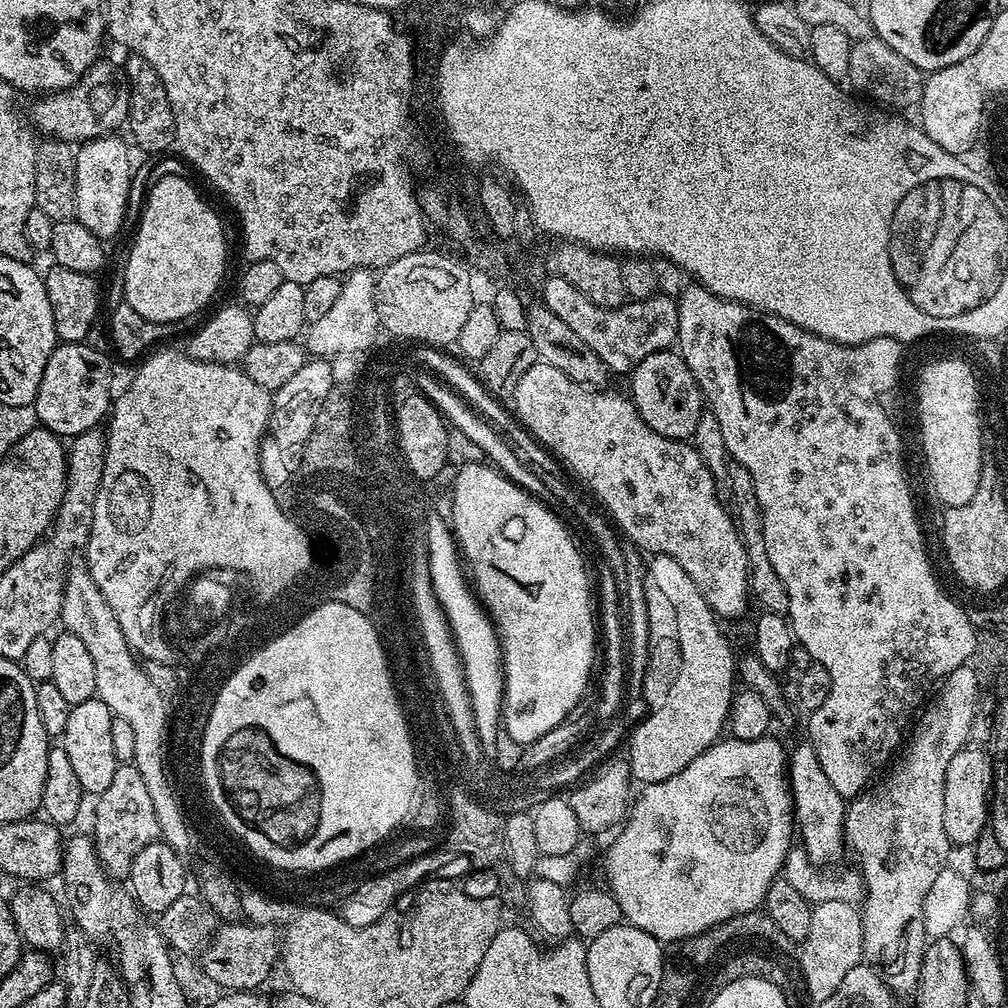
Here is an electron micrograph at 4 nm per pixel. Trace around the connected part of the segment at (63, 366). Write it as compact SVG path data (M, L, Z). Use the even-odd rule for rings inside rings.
M88 342L78 344L57 343L56 349L52 351L46 362L46 370L42 370L42 382L38 386L38 394L34 405L36 419L39 427L49 428L55 436L71 438L97 427L109 415L114 403L112 364L98 349L91 348L90 345L91 343Z

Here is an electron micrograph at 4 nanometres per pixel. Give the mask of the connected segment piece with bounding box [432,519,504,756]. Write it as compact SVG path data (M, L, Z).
M447 519L432 521L432 576L436 576L436 592L440 592L440 600L444 600L444 608L448 608L448 616L452 619L449 627L456 632L457 648L464 651L464 660L468 663L468 684L472 684L472 700L476 700L480 740L484 740L484 748L496 756L498 730L502 727L504 714L504 653L492 617L466 579L456 537Z

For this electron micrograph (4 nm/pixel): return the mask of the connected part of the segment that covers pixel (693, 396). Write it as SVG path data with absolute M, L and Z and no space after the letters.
M679 351L655 352L650 358L642 358L630 373L632 392L630 399L638 414L658 434L671 440L687 441L698 426L698 418L705 409L706 401L700 390L700 383L680 357Z

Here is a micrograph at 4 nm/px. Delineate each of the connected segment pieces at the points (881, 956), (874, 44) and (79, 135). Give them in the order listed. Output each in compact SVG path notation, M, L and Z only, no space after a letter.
M954 670L943 681L942 687L944 689L937 694L936 701L928 709L923 709L924 717L915 721L916 729L914 724L910 739L903 745L898 759L891 765L892 773L881 784L873 783L859 796L851 797L844 813L844 834L851 851L853 848L860 855L858 871L864 879L865 893L861 911L863 959L878 969L885 984L896 994L915 993L916 981L920 978L921 957L916 955L908 960L907 952L916 944L912 935L919 933L922 928L926 894L930 894L934 878L938 878L940 871L949 863L950 845L946 838L944 821L946 766L950 766L950 758L954 758L954 754L958 754L958 750L962 750L969 743L972 719L978 716L975 708L977 687L970 671Z
M873 34L853 43L846 80L861 92L859 93L861 97L869 96L864 98L871 101L873 105L883 106L896 112L906 112L908 108L915 109L924 93L925 79L920 68L906 62L897 51L886 46L879 36Z
M97 62L92 65L92 69L81 76L71 88L65 88L63 92L54 92L45 95L32 108L32 120L36 123L37 133L45 132L43 135L48 138L66 140L69 142L83 142L93 140L99 136L106 136L117 131L116 128L125 123L128 118L128 86L121 69L112 64Z

